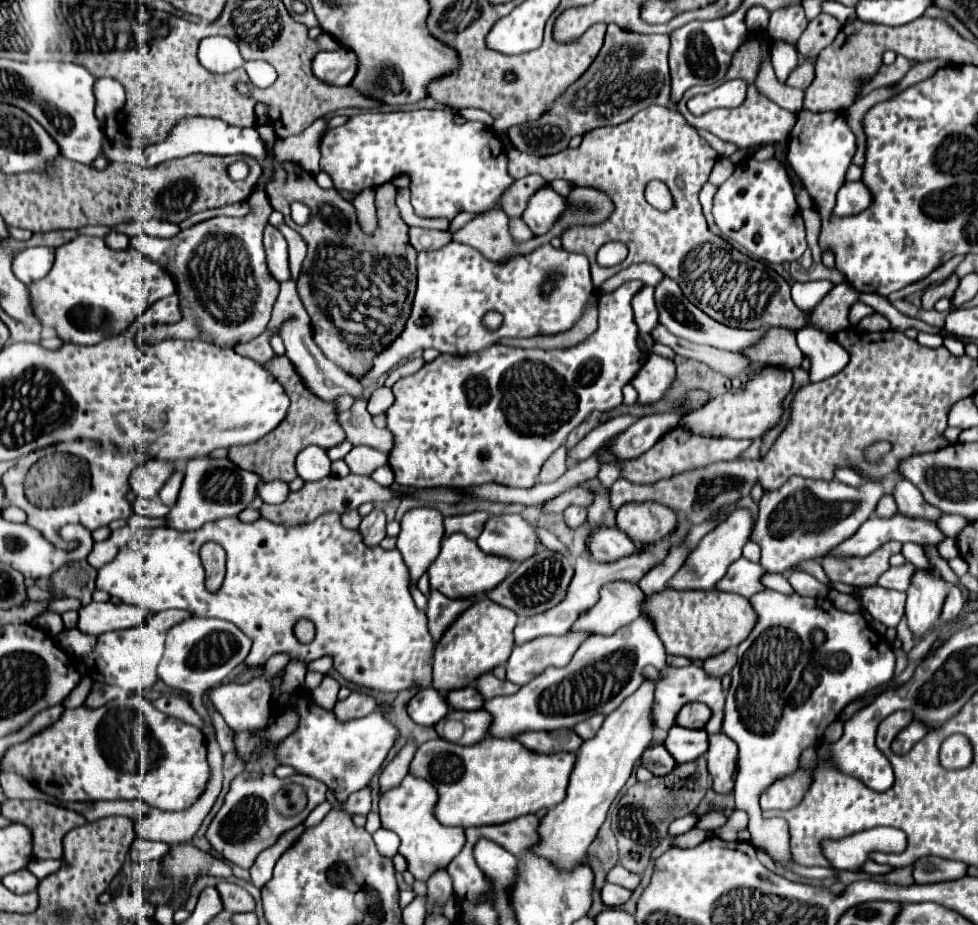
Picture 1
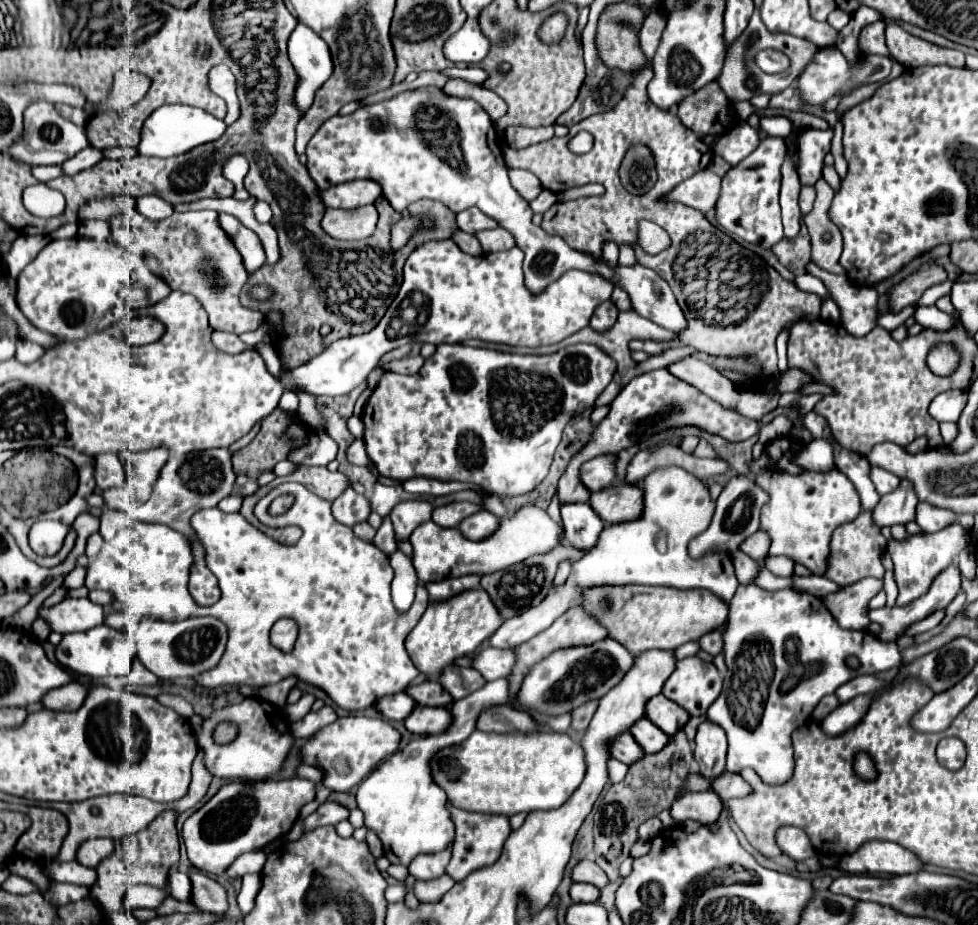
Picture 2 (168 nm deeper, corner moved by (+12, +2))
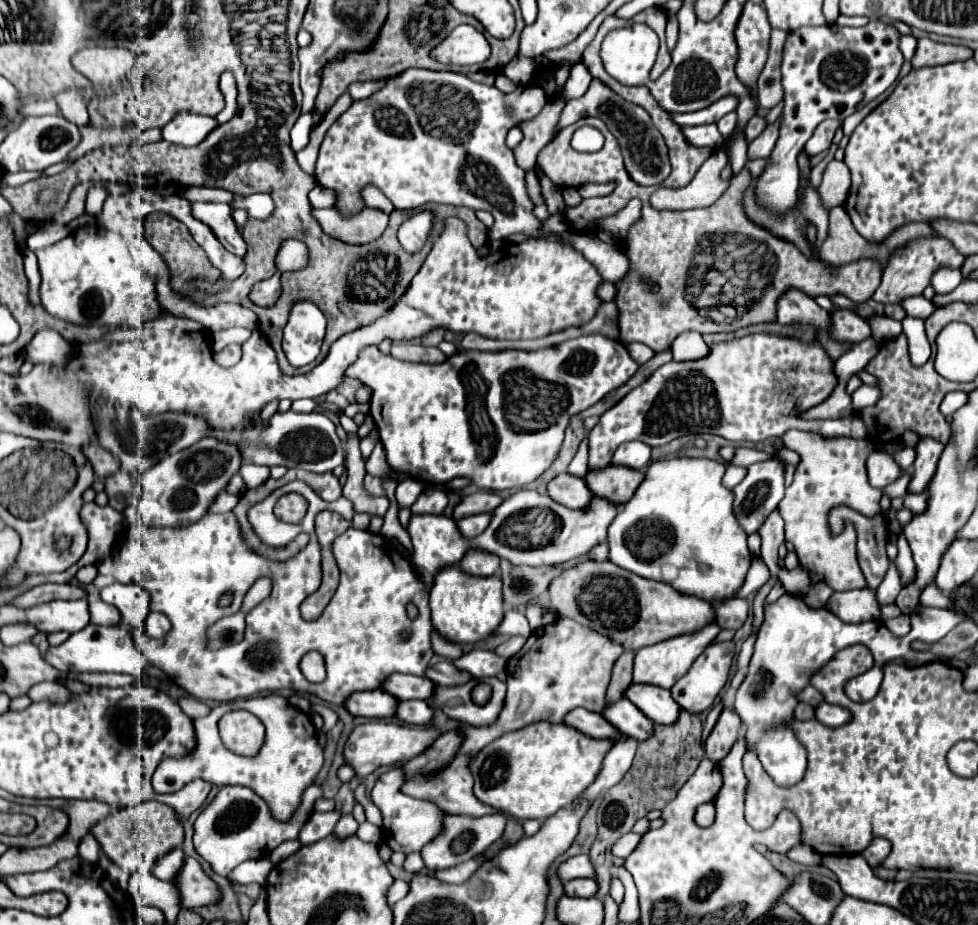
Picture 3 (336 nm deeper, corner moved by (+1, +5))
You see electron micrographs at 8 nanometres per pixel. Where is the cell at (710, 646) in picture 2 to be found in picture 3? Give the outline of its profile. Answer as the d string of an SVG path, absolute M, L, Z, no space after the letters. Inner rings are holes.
M740 597L730 599L716 607L716 615L718 615L716 623L720 625L720 629L738 631L748 617L748 603L746 603L746 599L740 599Z

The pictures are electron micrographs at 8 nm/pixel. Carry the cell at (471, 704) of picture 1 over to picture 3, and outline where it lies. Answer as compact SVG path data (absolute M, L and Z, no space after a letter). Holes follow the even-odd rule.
M392 675L386 683L384 683L384 691L392 693L394 697L400 697L400 701L404 699L422 699L428 701L434 693L434 683L428 677L416 677L416 675Z

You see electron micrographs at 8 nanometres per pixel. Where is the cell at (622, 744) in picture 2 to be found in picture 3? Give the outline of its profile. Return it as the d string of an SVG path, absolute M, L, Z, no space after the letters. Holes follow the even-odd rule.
M574 709L566 715L564 723L568 723L570 727L578 729L580 733L586 733L588 737L594 739L612 739L614 743L618 743L624 735L602 717L602 713L592 713L586 709Z

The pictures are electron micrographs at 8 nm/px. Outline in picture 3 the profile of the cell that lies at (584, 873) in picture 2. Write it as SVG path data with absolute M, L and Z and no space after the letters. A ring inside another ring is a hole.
M578 855L578 857L572 857L566 863L562 863L558 869L558 875L566 883L576 877L596 877L596 871L594 871L594 865L588 855Z

